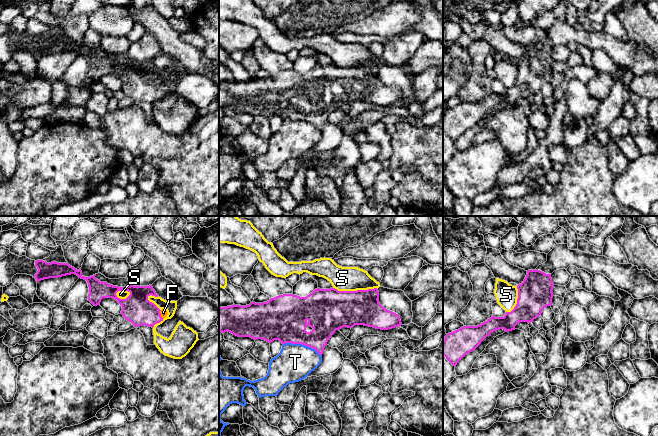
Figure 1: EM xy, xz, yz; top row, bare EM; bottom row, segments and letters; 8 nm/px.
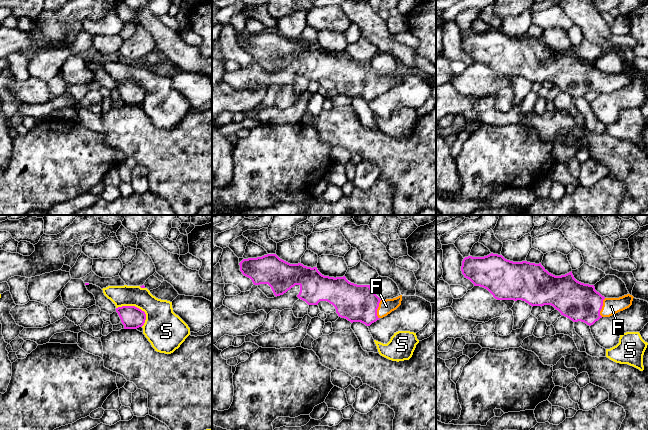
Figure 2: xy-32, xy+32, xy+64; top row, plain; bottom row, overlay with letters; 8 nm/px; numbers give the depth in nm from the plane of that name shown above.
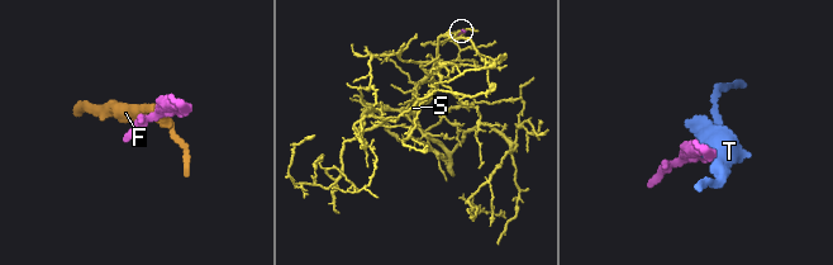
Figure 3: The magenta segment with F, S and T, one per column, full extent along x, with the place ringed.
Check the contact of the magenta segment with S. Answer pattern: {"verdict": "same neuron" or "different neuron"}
{"verdict": "different neuron"}

